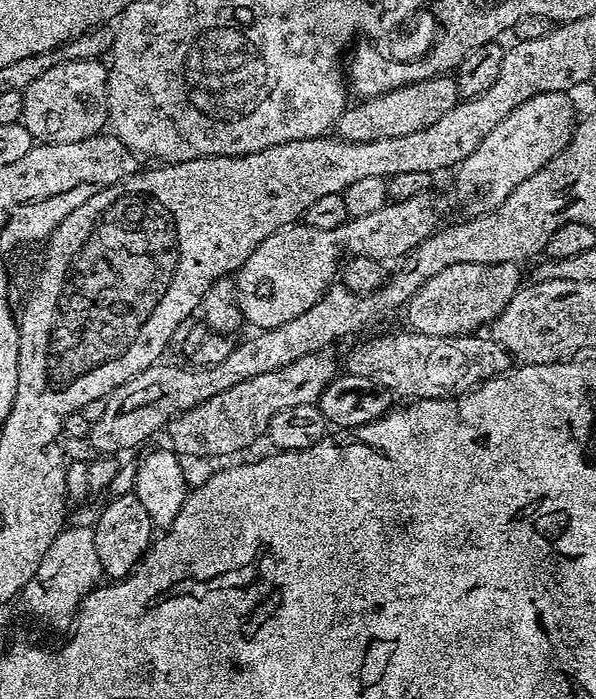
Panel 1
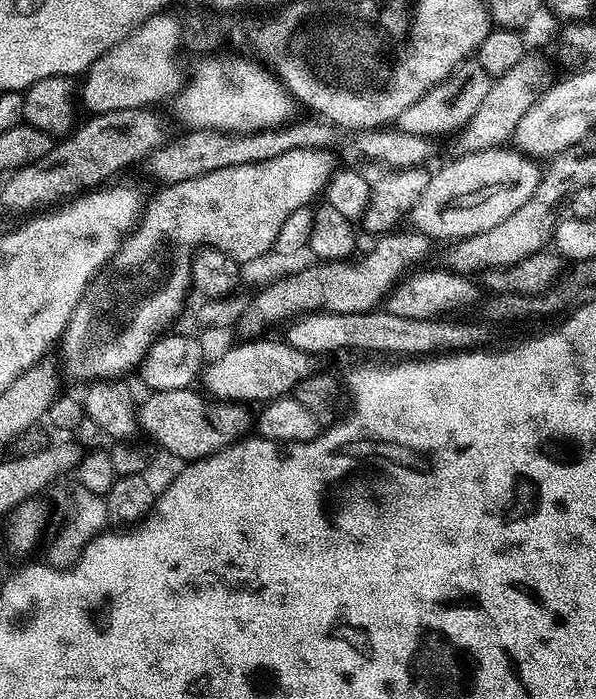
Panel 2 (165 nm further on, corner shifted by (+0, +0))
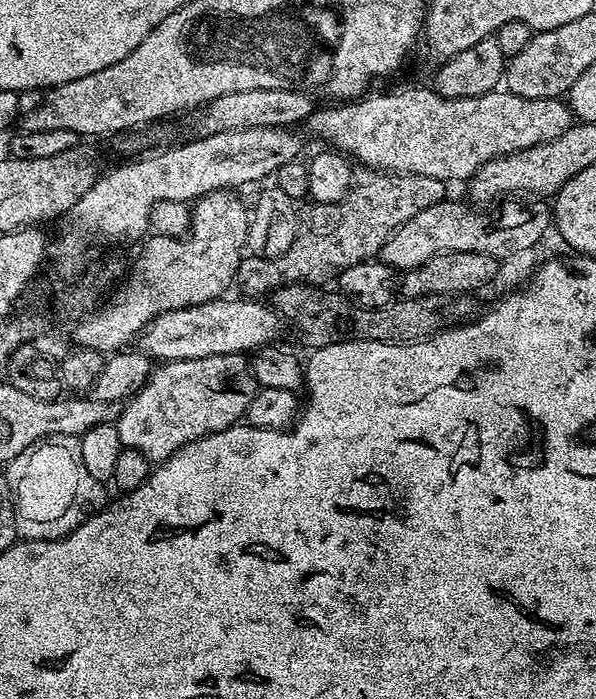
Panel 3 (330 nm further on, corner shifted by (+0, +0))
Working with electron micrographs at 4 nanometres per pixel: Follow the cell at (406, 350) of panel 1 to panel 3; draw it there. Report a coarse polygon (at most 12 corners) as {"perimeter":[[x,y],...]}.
{"perimeter":[[238,352],[161,363],[123,401],[150,462],[241,423],[257,387]]}

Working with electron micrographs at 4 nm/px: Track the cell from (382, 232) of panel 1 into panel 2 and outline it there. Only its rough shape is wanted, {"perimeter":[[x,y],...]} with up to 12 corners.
{"perimeter":[[465,151],[410,213],[434,242],[494,230],[534,198],[535,159]]}

